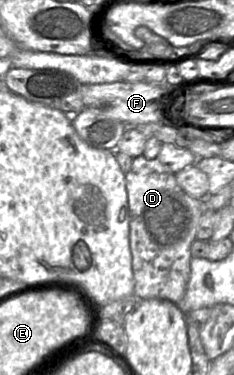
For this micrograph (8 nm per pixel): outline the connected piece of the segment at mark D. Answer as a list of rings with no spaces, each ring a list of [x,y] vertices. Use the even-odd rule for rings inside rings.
[[[143,155],[133,158],[131,169],[125,174],[125,183],[130,211],[129,241],[134,295],[138,300],[159,298],[178,304],[184,298],[190,278],[191,245],[197,239],[199,220],[206,211],[205,199],[188,195],[178,185],[174,173],[157,158],[146,159]]]

